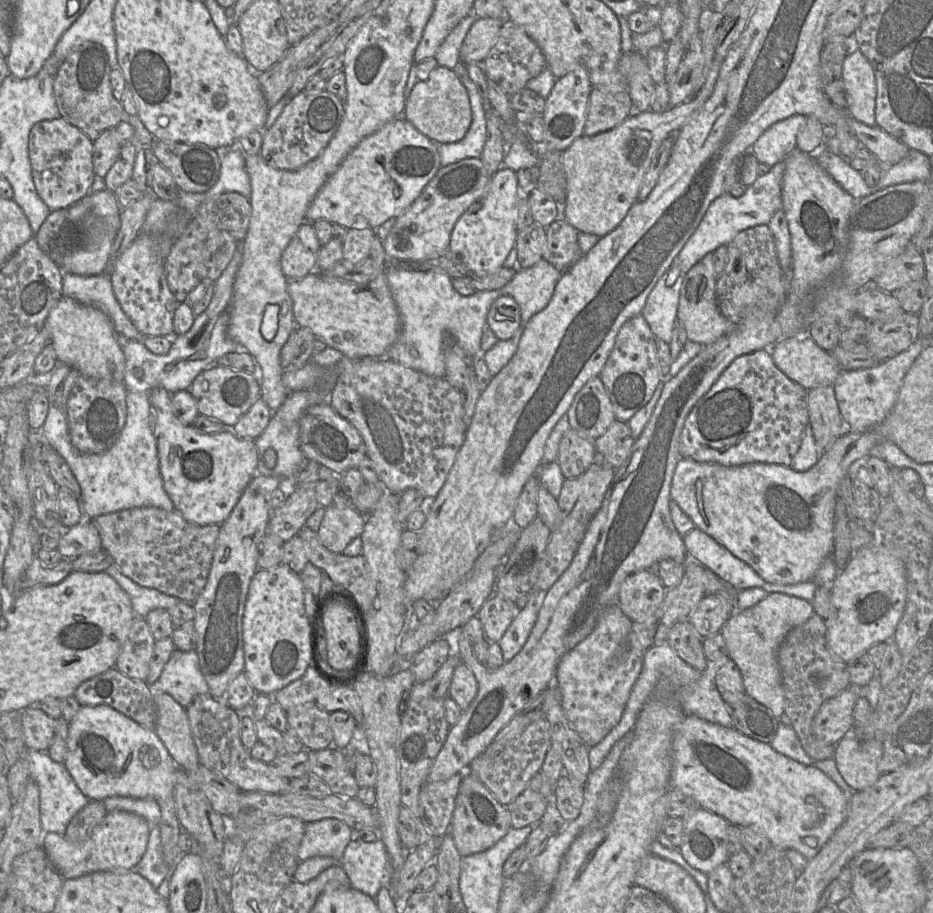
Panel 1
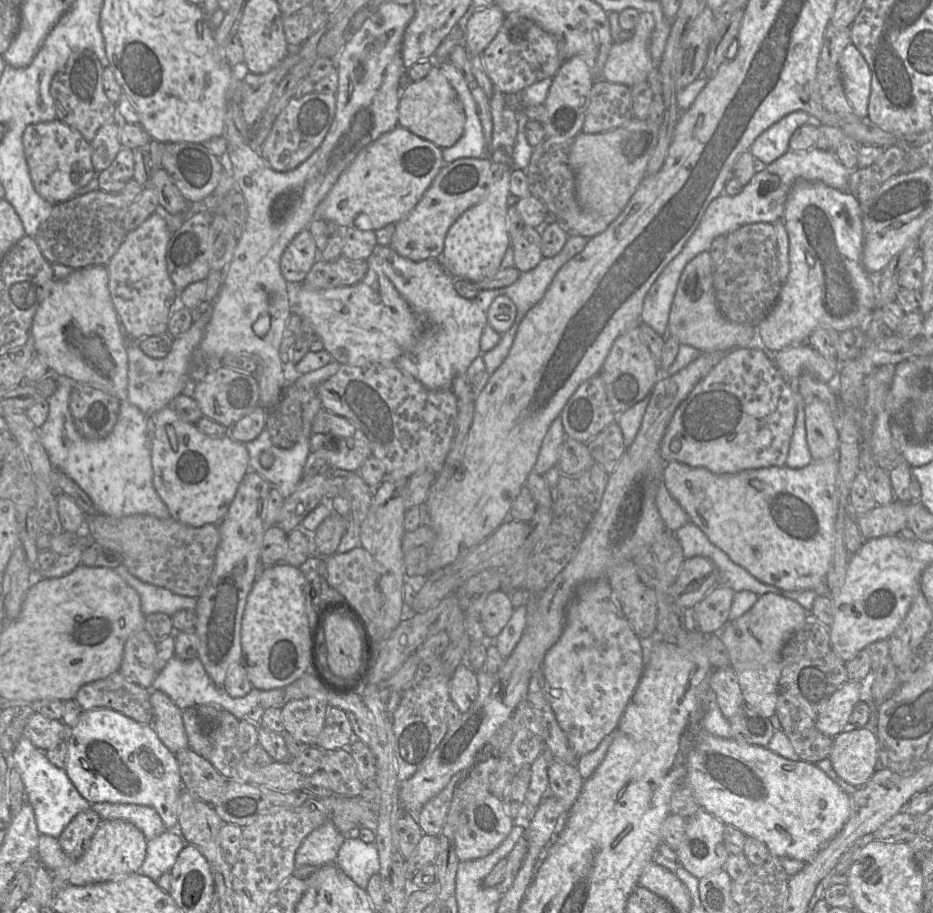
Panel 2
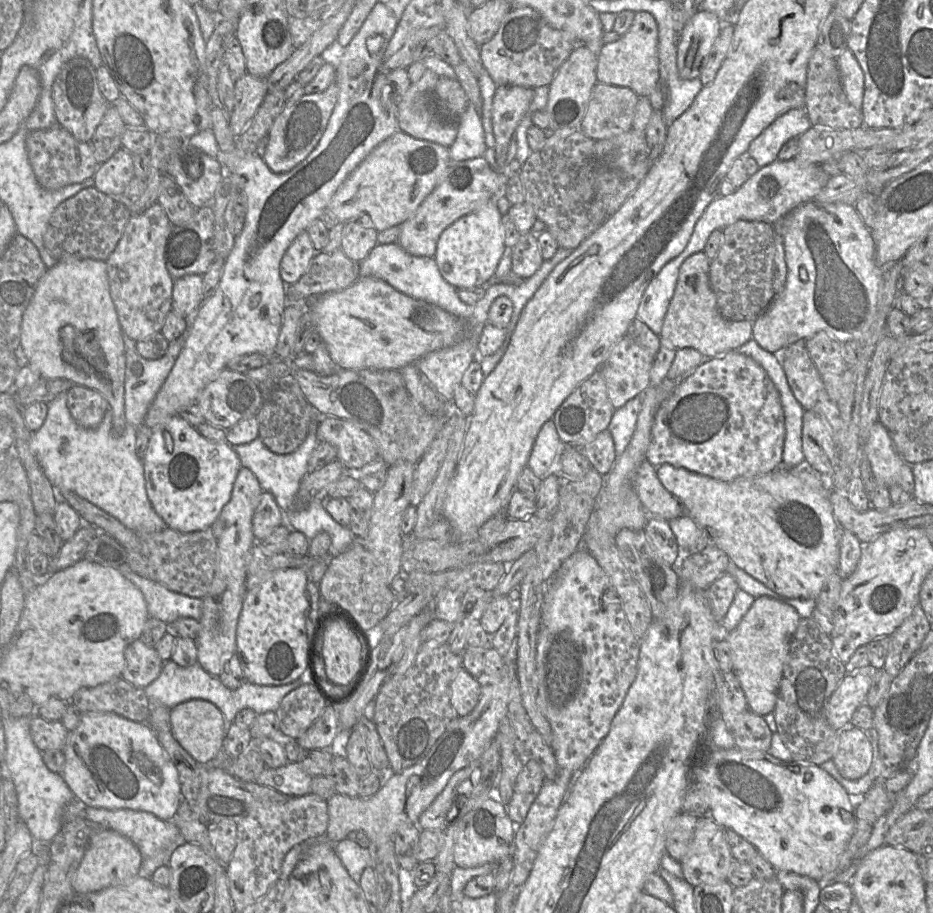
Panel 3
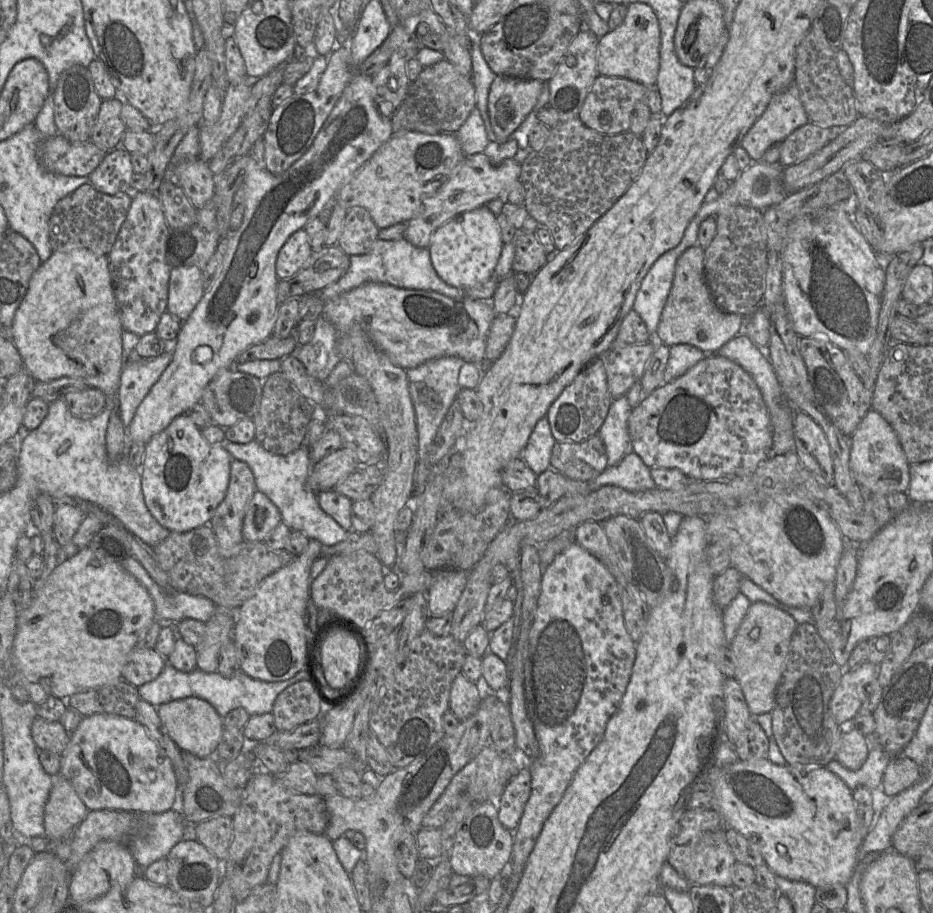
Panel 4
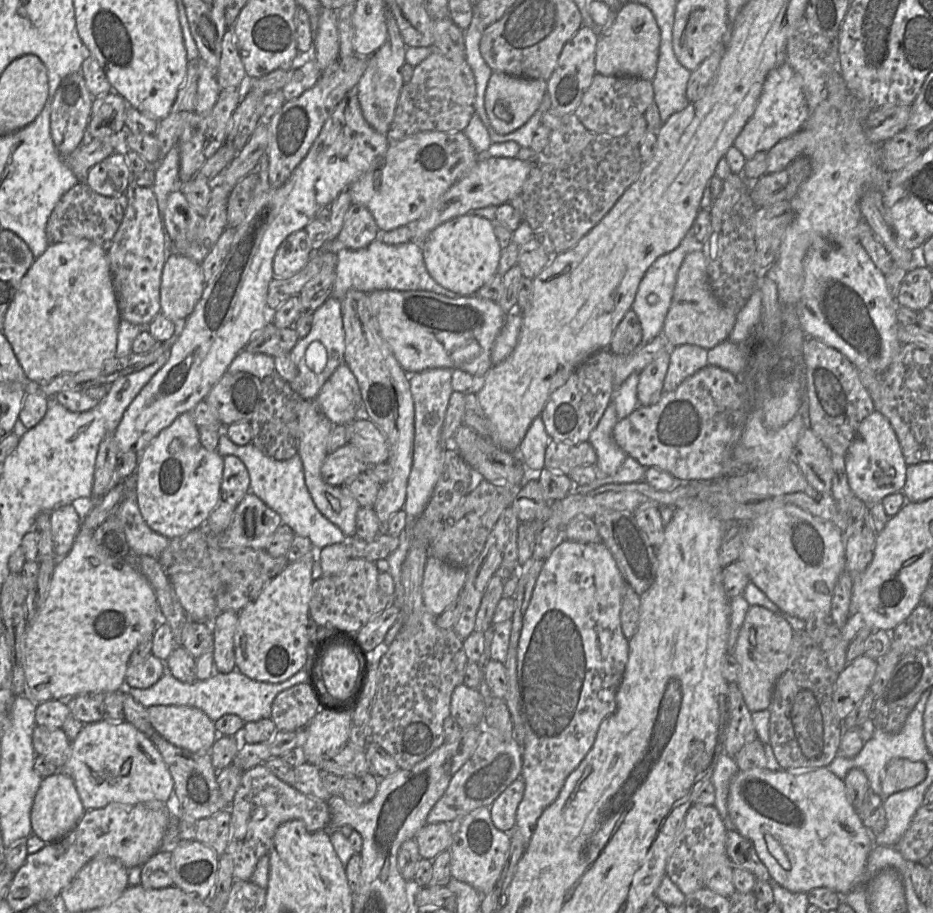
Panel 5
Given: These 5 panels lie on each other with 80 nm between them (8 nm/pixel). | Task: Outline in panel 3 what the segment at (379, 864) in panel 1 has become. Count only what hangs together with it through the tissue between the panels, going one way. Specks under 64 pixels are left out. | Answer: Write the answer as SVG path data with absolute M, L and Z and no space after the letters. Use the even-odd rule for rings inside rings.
M345 838L333 843L333 847L342 865L356 883L360 881L366 867L374 867L373 851L362 848L355 841Z

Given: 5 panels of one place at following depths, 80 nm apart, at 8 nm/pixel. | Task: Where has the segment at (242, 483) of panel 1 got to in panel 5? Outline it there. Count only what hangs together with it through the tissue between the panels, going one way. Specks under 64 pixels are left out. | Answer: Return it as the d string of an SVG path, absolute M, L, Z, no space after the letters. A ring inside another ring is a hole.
M191 413L179 415L140 454L135 471L136 494L146 524L153 531L173 539L206 523L219 498L223 468L223 456L217 451L208 451L200 443Z

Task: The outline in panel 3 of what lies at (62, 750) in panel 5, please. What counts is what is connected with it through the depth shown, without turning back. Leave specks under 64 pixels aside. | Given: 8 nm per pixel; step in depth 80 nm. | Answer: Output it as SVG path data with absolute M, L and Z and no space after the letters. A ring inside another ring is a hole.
M38 714L30 718L30 734L40 751L63 749L68 732L61 720L46 720Z

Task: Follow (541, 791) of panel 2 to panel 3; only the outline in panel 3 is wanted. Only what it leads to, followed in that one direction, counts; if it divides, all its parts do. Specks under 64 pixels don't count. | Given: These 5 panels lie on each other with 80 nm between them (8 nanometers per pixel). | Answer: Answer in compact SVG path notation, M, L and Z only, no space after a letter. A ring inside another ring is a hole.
M524 760L524 766L517 777L513 795L506 804L509 818L516 823L515 834L517 829L524 822L545 780L546 777L543 769L536 760Z

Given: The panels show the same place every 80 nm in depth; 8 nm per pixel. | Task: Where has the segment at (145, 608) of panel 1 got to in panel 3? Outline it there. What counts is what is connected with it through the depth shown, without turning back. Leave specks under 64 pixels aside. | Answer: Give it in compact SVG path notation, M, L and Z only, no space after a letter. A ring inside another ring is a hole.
M128 563L118 566L117 570L143 593L149 617L157 618L167 624L172 624L183 617L198 621L201 618L203 598L174 592L158 582L137 574Z

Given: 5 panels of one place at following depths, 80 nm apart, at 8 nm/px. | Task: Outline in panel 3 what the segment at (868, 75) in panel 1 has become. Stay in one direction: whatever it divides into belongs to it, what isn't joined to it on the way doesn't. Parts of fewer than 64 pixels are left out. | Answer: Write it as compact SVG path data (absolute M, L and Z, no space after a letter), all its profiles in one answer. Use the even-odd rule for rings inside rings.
M846 48L836 60L848 101L861 110L864 97L863 70L849 48Z

